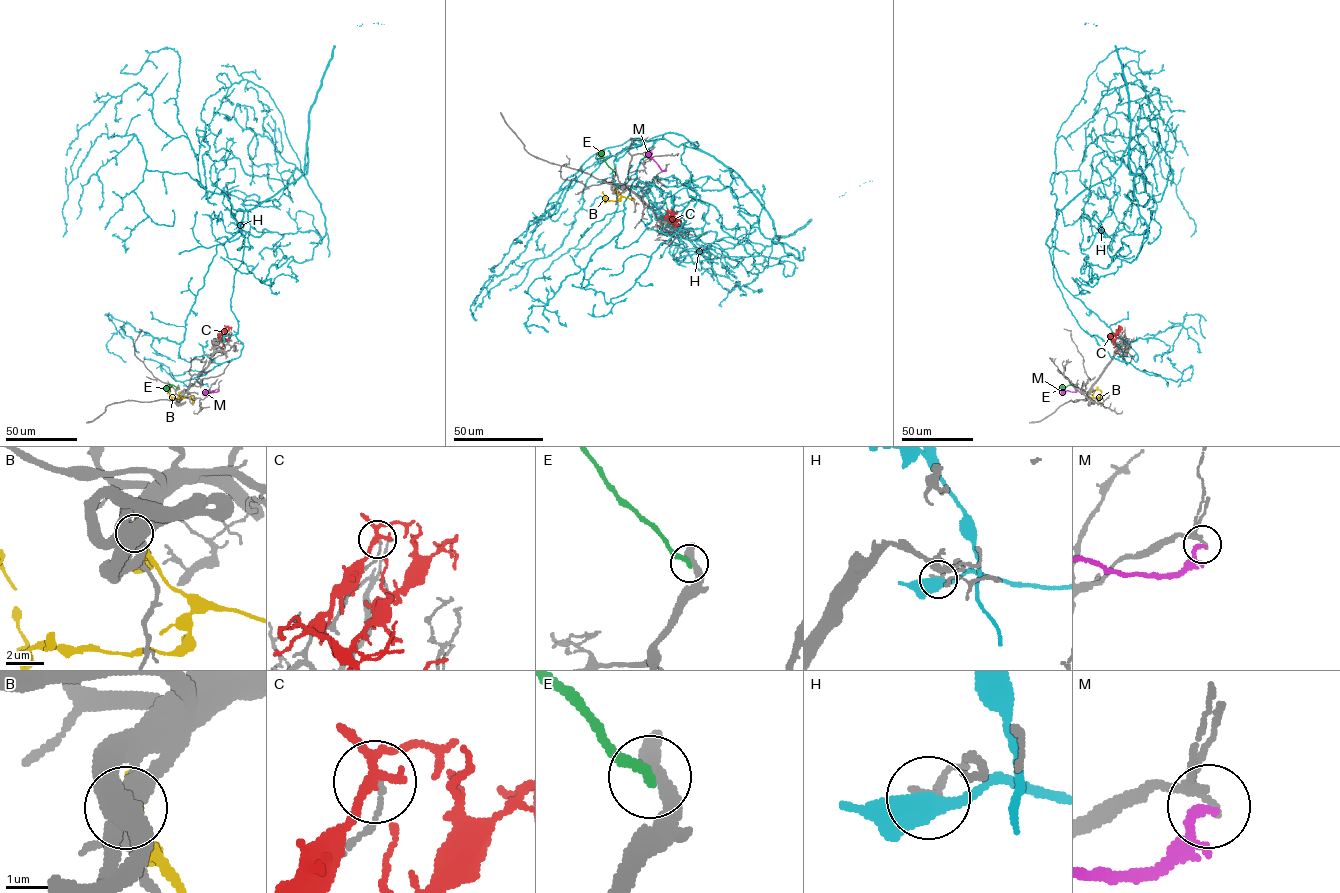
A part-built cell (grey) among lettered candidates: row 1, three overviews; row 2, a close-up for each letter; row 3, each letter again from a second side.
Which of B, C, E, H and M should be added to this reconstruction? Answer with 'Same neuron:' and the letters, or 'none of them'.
Same neuron: none of them

